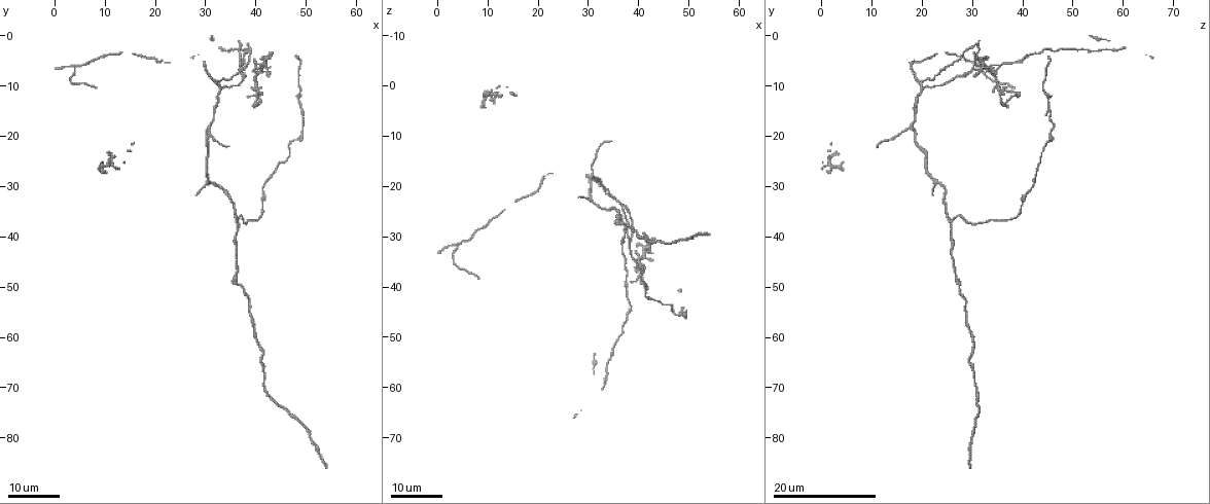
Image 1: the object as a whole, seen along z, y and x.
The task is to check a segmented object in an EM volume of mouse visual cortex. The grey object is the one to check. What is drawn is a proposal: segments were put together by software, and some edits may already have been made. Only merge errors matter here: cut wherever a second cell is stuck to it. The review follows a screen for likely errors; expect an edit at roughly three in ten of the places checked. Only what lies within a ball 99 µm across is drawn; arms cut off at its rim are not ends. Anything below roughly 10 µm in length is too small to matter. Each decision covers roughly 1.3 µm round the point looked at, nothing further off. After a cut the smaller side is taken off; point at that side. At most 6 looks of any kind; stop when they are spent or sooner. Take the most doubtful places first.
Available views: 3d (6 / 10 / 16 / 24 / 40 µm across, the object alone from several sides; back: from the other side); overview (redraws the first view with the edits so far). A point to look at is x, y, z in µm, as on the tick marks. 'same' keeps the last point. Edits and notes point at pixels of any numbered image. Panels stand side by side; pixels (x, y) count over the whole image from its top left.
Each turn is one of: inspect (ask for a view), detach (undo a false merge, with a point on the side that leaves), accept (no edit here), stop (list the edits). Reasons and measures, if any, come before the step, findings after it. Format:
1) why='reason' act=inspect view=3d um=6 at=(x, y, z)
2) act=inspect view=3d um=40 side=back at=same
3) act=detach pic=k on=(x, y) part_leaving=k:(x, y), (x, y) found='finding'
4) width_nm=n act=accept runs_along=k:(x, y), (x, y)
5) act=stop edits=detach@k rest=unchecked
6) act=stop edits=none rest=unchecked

why='three arms meet' act=inspect view=3d um=24 at=(30.5, 18.0, 17.5)

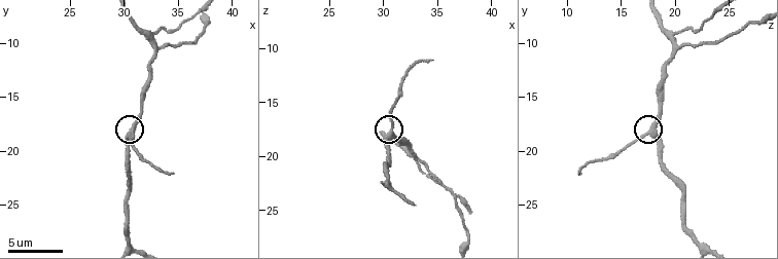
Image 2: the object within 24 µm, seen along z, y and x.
why='zoom in' act=inspect view=3d um=6 at=(30.8, 18.4, 17.4)

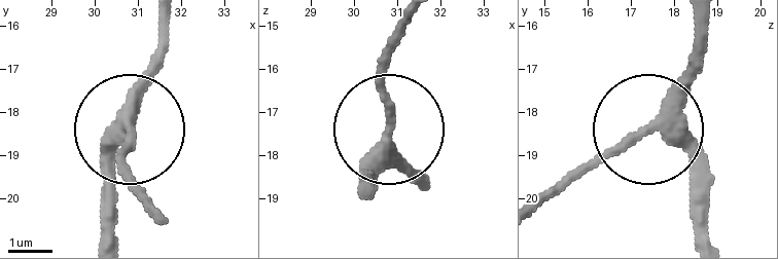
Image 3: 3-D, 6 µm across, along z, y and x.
act=accept runs_along=3:(109, 241), (109, 163), (132, 131), (120, 163), (132, 193) found='continuous, no second cell'

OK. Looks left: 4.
why='three-way junction' act=inspect view=3d um=6 at=(33.0, 10.4, 20.2)

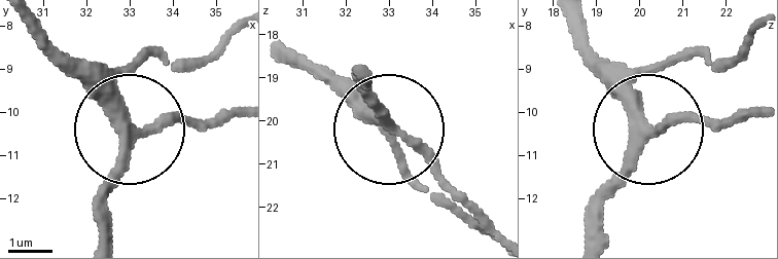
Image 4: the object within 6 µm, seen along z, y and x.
act=inspect view=3d um=6 side=back at=(33.00, 10.30, 20.05)

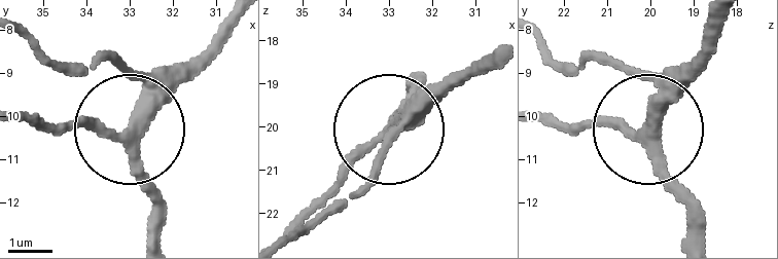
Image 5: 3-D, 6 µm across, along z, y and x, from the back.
act=accept runs_along=5:(155, 237), (134, 138), (197, 64) found='continuous, no second cell'

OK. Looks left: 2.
why='small branch off a trunk' act=inspect view=3d um=16 at=(37.5, 6.5, 29.5)

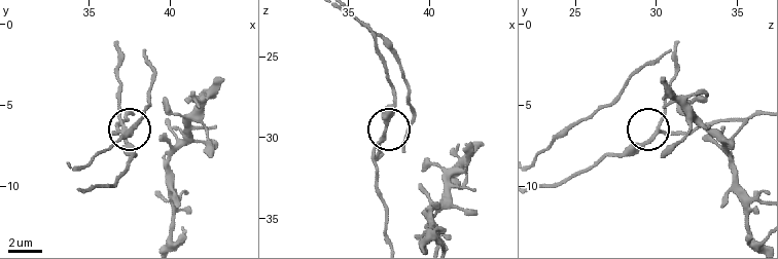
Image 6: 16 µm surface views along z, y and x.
act=inspect view=3d um=10 at=(37.3, 7.0, 29.8)

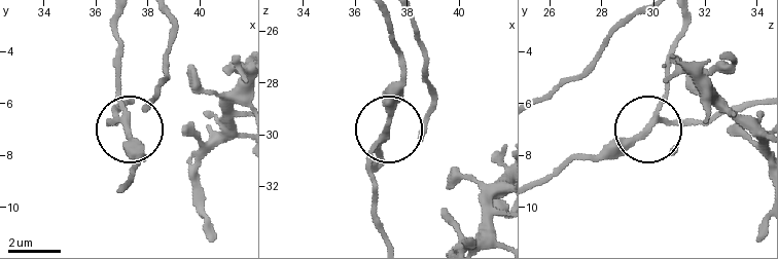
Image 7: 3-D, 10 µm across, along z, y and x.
arms=3 act=accept runs_along=7:(387, 21), (400, 60), (400, 94), (369, 167), (374, 204) found='one cell here'

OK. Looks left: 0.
act=stop edits=none rest=unchecked

